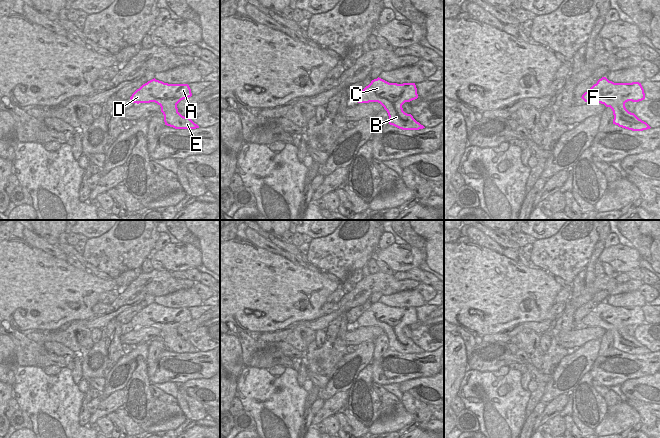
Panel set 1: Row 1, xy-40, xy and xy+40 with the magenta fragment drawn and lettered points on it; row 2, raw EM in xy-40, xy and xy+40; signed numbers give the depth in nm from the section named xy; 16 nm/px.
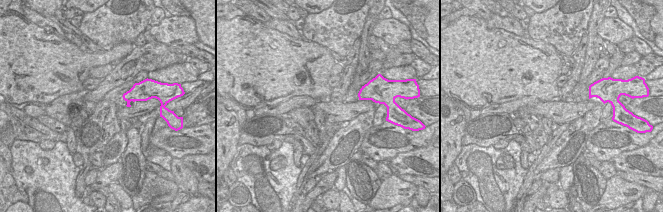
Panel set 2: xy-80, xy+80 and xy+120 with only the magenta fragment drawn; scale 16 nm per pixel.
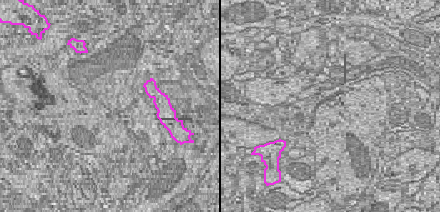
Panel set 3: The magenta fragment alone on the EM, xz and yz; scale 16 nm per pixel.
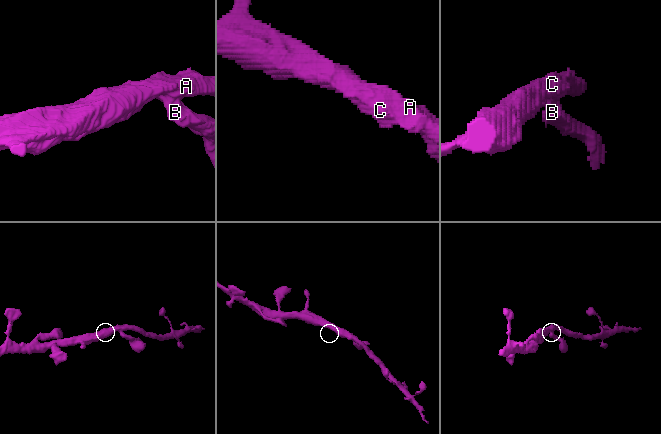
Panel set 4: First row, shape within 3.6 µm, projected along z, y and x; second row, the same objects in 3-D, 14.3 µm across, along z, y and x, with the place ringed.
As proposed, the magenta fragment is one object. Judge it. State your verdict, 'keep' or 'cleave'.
keep

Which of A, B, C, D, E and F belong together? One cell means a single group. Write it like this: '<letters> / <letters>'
A B C D E F

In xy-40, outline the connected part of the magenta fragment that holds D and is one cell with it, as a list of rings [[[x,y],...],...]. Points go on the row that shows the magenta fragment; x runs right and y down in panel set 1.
[[[155,78],[143,84],[130,97],[133,103],[155,102],[161,107],[165,125],[175,129],[199,128],[189,117],[178,112],[177,104],[192,96],[188,84],[168,84]]]

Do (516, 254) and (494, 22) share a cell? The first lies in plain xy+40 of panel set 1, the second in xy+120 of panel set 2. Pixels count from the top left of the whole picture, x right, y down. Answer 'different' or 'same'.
same

